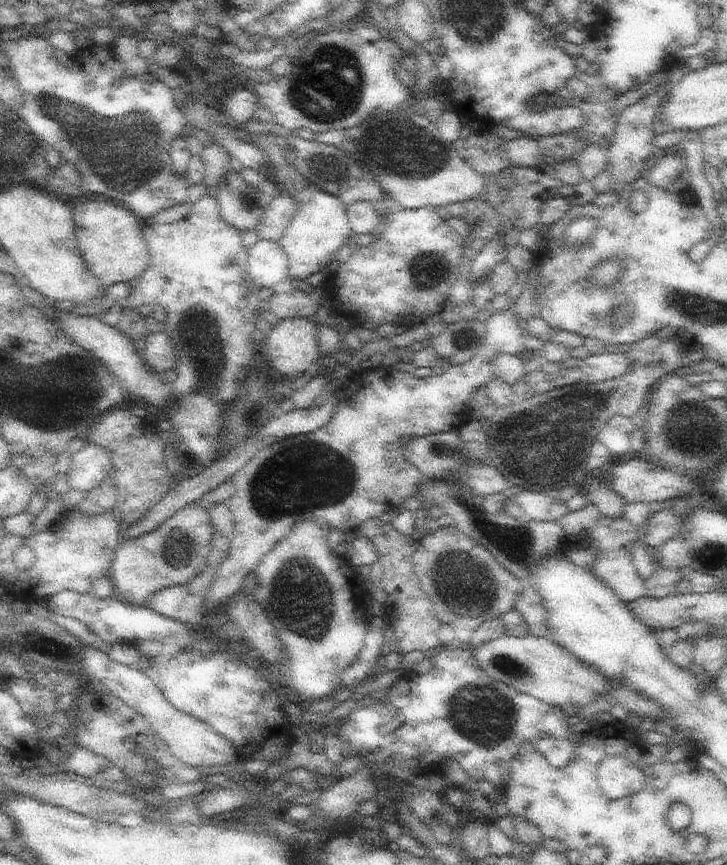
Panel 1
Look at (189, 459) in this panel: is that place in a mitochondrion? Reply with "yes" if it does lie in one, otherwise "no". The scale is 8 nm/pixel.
no

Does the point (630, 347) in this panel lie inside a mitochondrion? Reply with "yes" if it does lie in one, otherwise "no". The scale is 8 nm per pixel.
no

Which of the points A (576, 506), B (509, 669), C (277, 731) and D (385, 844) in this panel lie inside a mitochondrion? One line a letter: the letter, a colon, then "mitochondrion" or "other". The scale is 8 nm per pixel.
A: other
B: mitochondrion
C: other
D: other

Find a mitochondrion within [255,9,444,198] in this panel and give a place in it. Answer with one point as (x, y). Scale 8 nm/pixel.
(328, 90)

